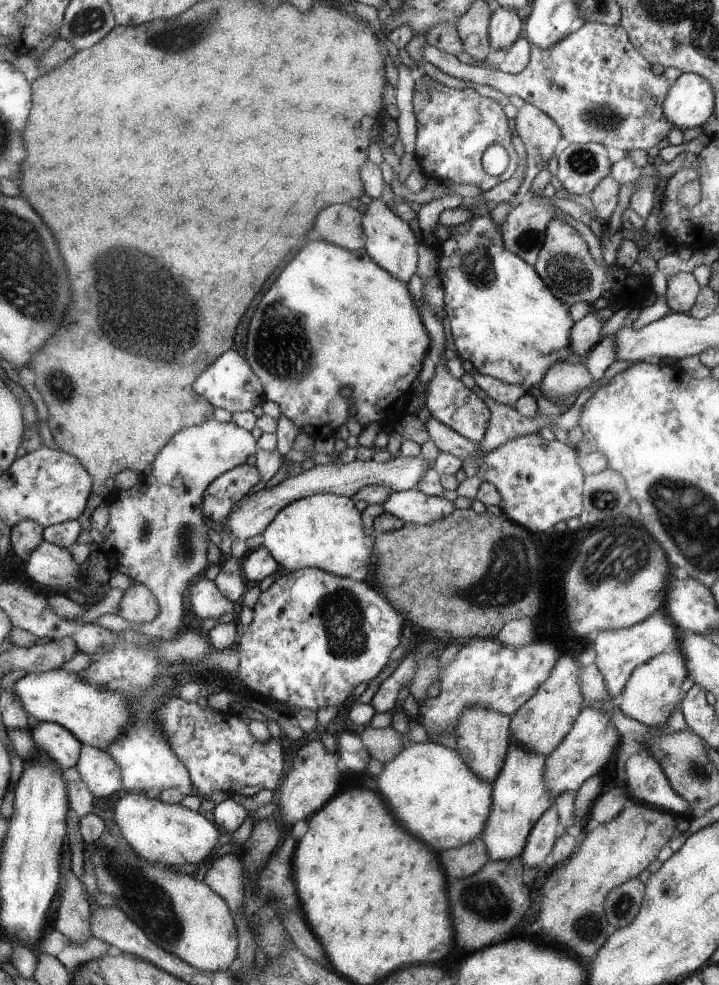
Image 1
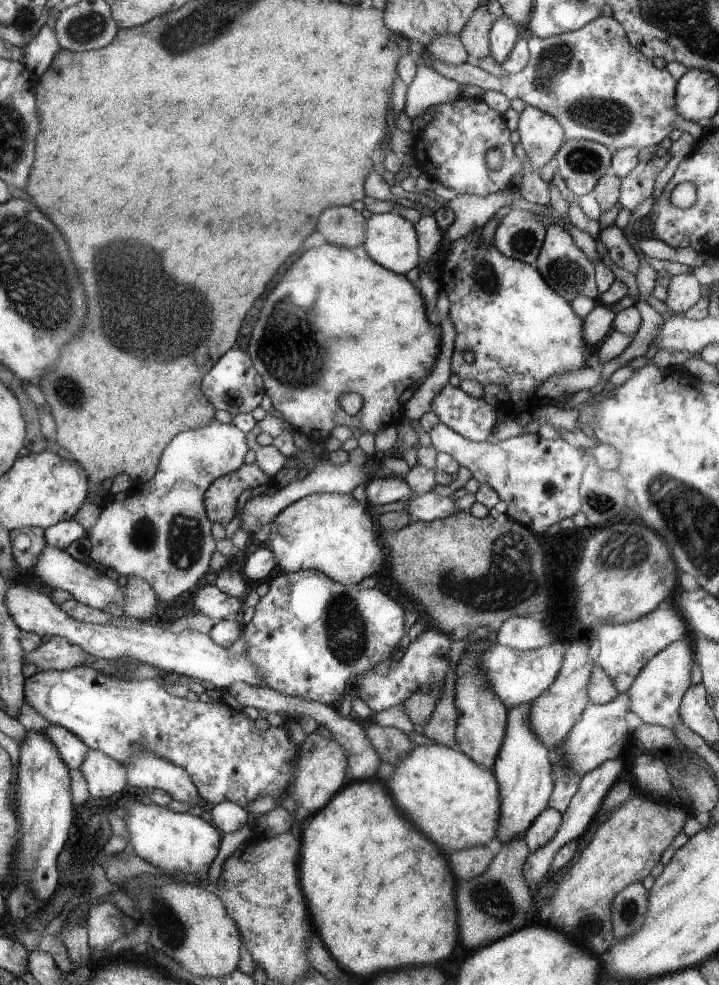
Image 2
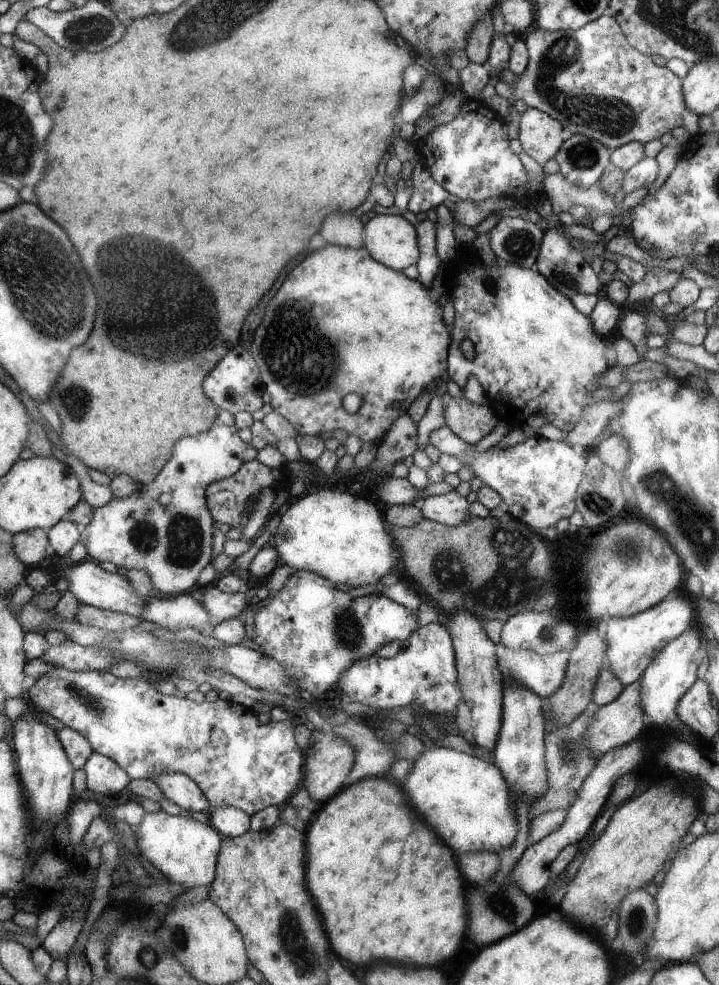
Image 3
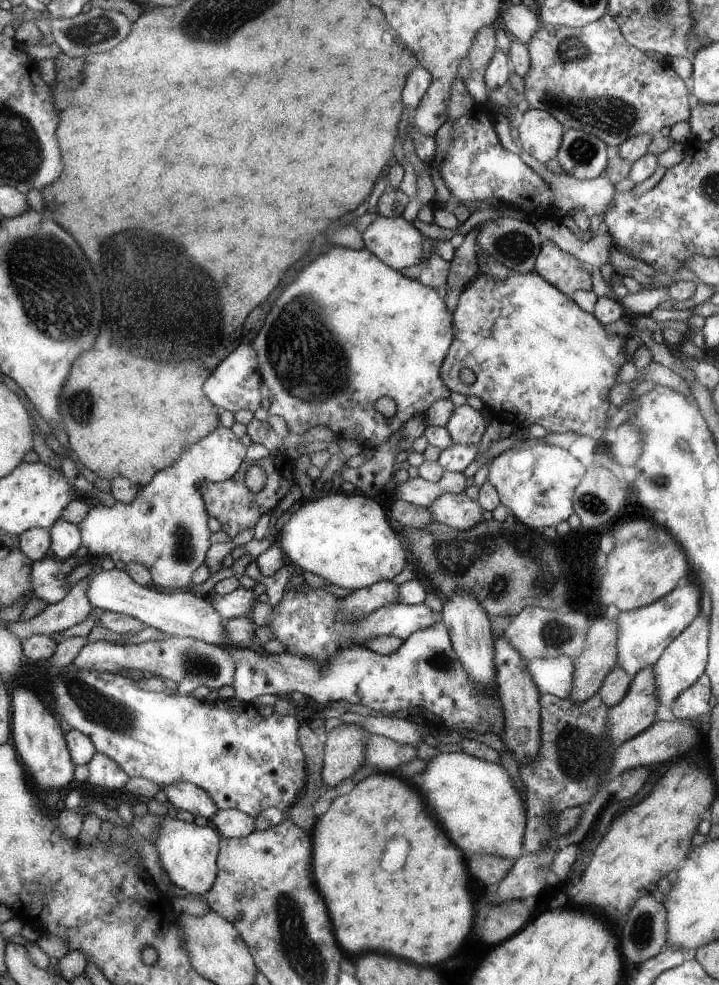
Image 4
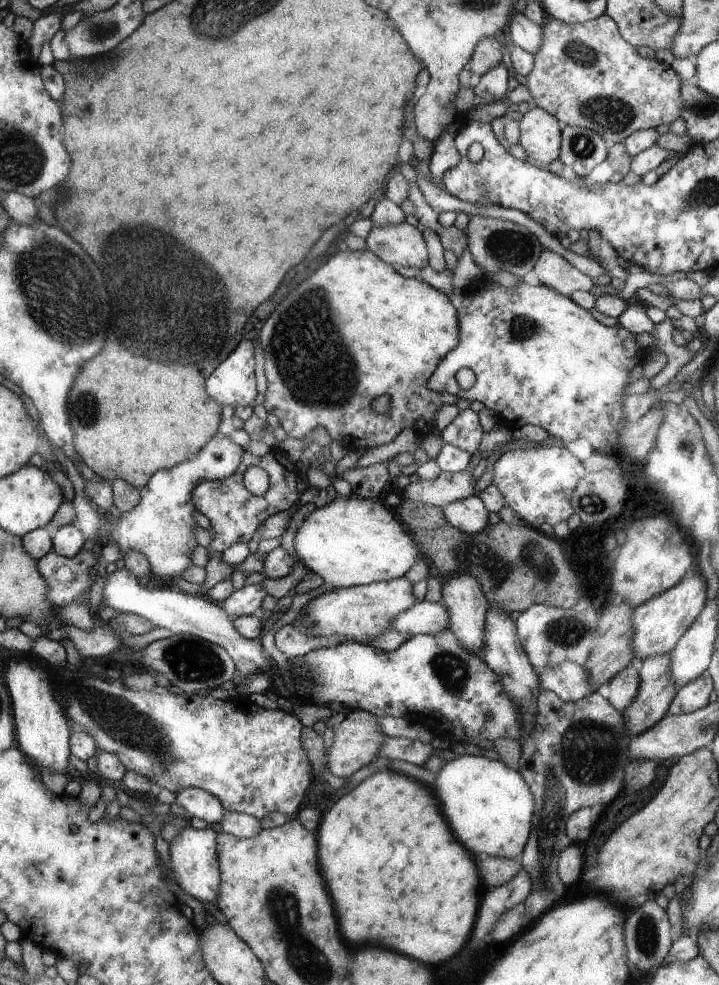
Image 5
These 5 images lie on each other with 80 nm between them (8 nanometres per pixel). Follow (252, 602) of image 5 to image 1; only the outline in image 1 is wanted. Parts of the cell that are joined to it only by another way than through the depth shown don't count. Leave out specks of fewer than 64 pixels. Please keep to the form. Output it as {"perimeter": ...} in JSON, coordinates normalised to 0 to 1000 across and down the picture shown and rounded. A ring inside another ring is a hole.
{"perimeter":[[[277,587],[271,594],[266,595],[264,615],[278,627],[295,627],[300,634],[312,623],[325,623],[325,613],[298,591]]]}

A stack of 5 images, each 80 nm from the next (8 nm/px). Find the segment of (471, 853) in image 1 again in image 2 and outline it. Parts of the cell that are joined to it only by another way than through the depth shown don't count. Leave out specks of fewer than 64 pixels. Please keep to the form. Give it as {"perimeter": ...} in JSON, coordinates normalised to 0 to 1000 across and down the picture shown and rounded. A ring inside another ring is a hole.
{"perimeter":[[[684,852],[673,860],[656,860],[629,865],[626,875],[629,875],[629,883],[634,883],[634,891],[648,895],[669,890],[680,882],[694,860],[694,855]]]}

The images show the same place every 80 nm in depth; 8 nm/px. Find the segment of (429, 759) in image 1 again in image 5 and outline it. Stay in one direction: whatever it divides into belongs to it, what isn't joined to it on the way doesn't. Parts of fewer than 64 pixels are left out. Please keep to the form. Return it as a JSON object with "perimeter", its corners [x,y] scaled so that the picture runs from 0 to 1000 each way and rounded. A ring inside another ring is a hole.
{"perimeter":[[[643,766],[636,772],[622,773],[601,800],[612,806],[613,821],[624,839],[634,843],[634,851],[640,851],[656,867],[702,872],[726,870],[743,844],[740,831],[745,812],[739,798],[722,782],[673,768]]]}

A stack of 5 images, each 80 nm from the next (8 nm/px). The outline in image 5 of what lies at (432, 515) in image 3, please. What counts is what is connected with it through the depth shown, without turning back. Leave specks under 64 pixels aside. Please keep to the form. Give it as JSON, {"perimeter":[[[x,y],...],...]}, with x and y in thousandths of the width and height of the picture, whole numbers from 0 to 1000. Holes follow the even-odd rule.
{"perimeter":[[[663,503],[626,511],[613,516],[623,532],[651,542],[673,539],[679,531],[680,518]]]}

